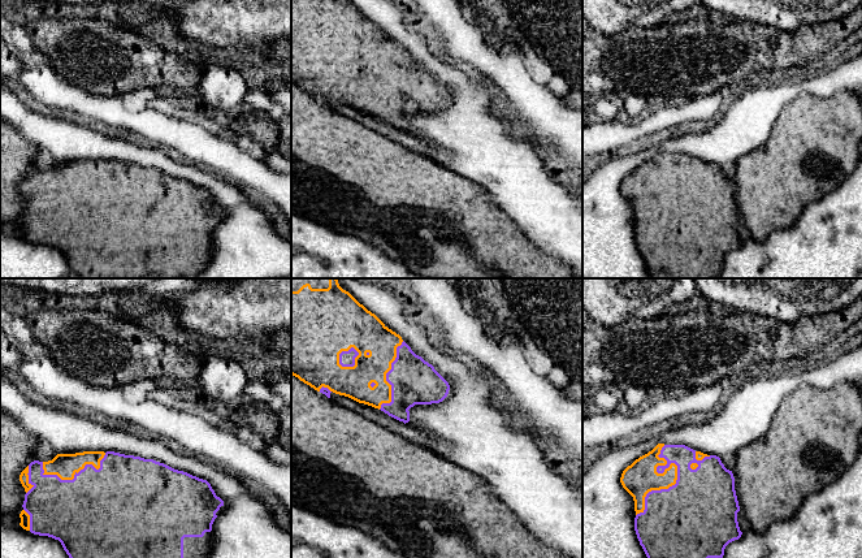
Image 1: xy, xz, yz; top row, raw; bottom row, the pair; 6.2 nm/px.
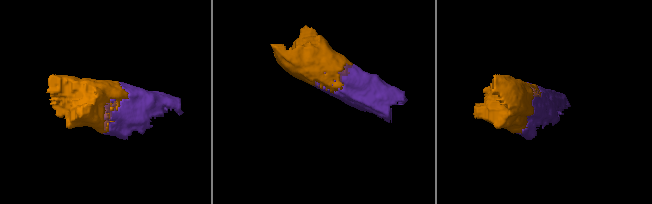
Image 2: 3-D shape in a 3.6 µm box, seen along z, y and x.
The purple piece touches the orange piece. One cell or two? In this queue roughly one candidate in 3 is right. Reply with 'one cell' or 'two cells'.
one cell

